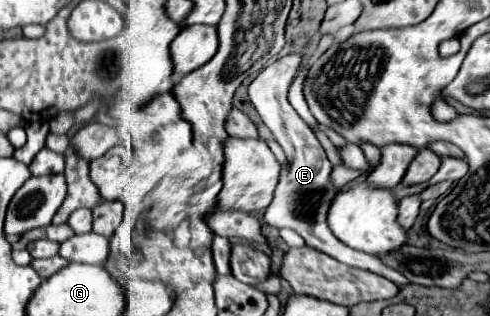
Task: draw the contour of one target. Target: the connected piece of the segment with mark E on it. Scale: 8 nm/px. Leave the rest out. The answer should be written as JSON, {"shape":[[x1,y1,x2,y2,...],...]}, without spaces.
{"shape":[[288,54,276,62,272,62,270,66,266,66,248,86,248,100,254,106,256,114,260,116,260,120,264,122,264,126,270,130,270,134,274,136,274,140,282,146,286,162,282,166,280,172,280,180,274,192,274,198,270,202,270,206,266,208,264,214,264,222,268,226,274,228,290,228,296,230,304,240,306,246,346,264,352,268,360,268,360,270,368,270,372,274,380,274,382,278,394,282,398,288,408,286,410,282,396,270,392,270,390,266,384,266,380,258,372,258,364,252,352,250,348,246,344,246,330,230,326,224,326,214,330,210,332,198,338,192,336,186,330,182,330,172,332,172,332,164,326,158,324,148,320,146,320,142,316,140,316,136,312,134,310,126,294,112,294,108,290,106,286,94,288,88,296,76,296,72,300,70,302,64,302,54]]}

